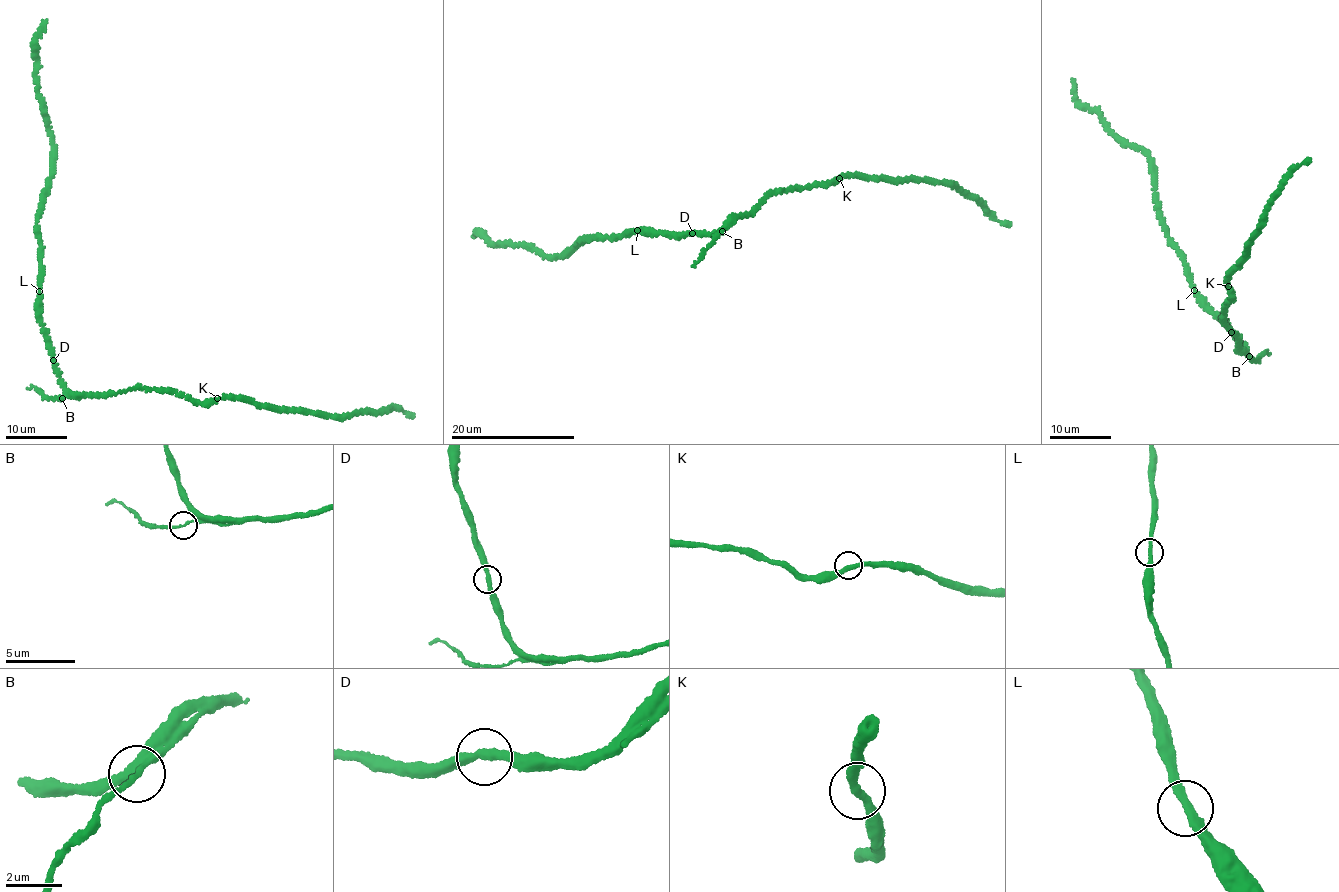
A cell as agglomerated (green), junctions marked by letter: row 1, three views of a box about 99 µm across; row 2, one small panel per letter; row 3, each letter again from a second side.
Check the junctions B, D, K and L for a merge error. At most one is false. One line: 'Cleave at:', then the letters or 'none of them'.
Cleave at: none of them

